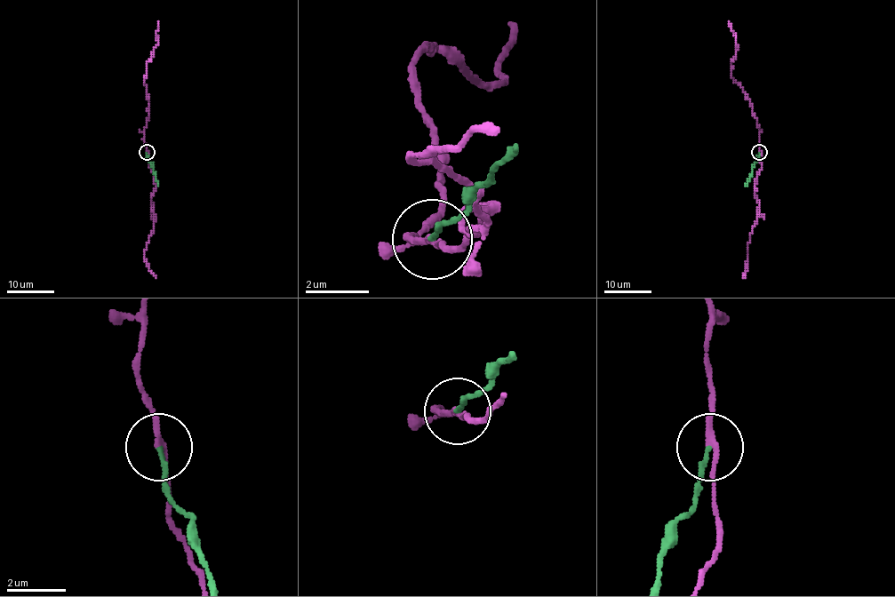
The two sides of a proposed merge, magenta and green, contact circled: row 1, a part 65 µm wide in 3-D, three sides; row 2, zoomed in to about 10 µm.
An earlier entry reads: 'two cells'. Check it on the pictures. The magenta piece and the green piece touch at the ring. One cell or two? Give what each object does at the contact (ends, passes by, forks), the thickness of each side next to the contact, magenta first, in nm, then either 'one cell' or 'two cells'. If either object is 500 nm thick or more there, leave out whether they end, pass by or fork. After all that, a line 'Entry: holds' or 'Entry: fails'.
magenta passes by | green ends | 180/140 nm | two cells
Entry: holds

